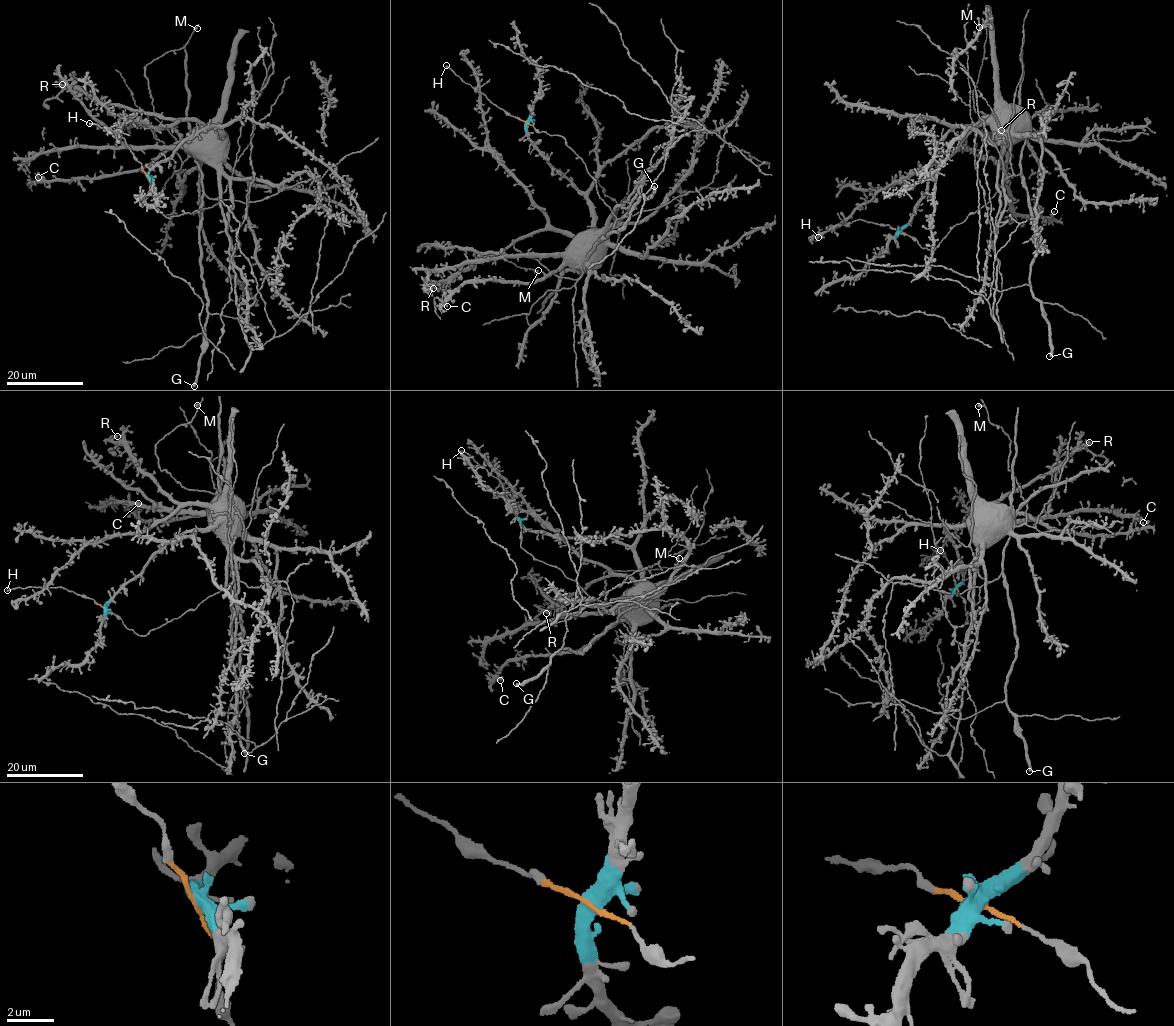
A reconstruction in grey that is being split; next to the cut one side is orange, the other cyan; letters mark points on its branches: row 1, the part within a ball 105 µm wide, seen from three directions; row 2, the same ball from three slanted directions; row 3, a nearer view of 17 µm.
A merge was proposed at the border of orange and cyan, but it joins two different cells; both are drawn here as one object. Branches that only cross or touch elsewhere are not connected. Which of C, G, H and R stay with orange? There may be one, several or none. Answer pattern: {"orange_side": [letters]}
{"orange_side": ["G", "H"]}

